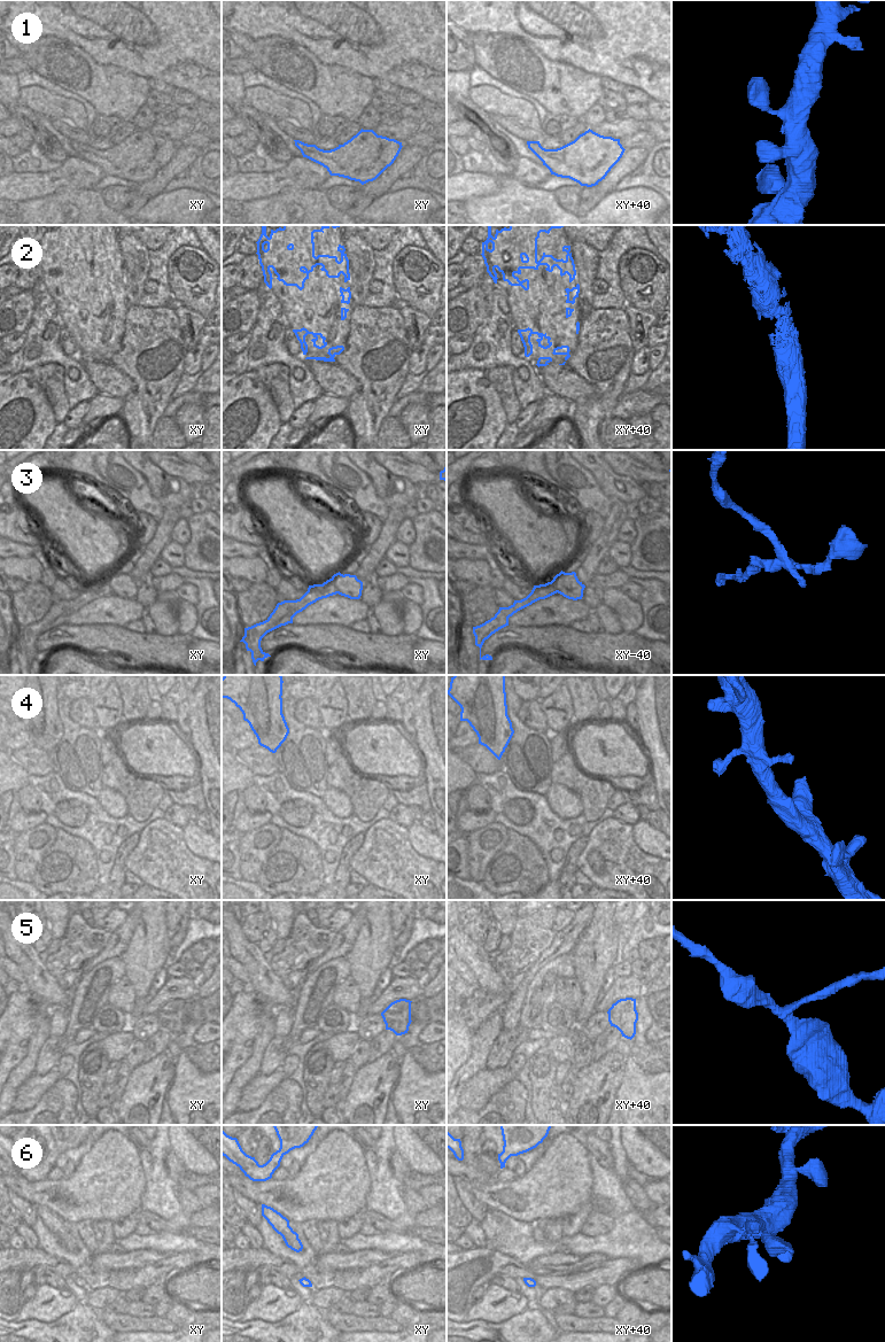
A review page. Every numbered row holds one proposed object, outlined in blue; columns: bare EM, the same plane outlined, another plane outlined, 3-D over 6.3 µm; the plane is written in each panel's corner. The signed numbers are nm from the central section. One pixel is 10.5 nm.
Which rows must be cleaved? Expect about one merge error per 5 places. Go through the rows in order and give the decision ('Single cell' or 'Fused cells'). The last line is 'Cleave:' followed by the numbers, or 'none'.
1: Single cell
2: Single cell
3: Fused cells
4: Single cell
5: Single cell
6: Single cell
Cleave: 3.

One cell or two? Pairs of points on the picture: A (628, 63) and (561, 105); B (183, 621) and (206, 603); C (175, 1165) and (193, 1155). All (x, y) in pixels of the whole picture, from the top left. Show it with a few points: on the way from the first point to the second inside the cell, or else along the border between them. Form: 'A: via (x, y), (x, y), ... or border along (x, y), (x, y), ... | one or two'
A: border along (575, 67), (596, 74), (600, 78) | two
B: border along (195, 605), (195, 626), (185, 635) | two
C: border along (172, 1149), (177, 1158), (188, 1170), (206, 1174) | two

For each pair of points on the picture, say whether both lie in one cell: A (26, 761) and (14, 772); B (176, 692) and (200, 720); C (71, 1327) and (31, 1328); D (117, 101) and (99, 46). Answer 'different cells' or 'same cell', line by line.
A: different cells
B: different cells
C: same cell
D: different cells

